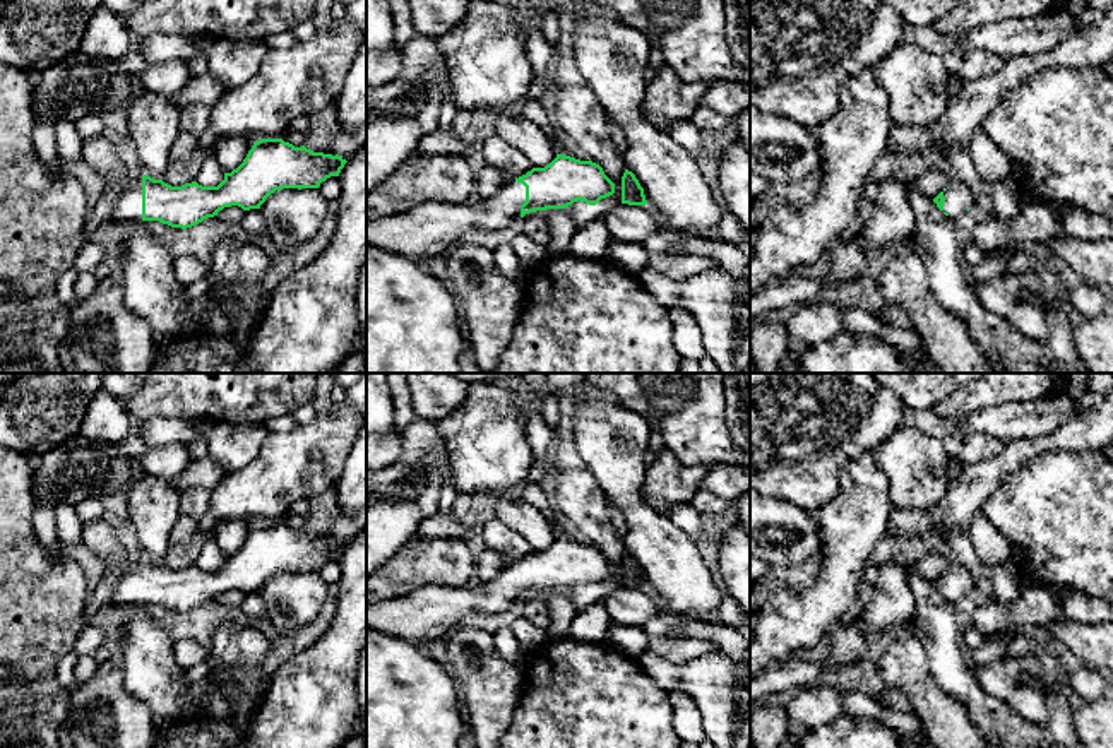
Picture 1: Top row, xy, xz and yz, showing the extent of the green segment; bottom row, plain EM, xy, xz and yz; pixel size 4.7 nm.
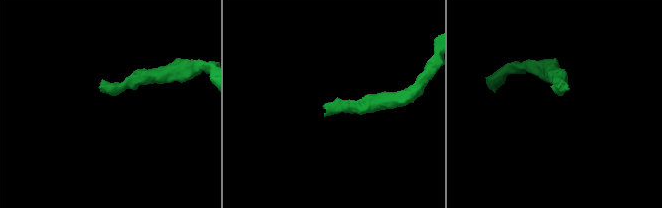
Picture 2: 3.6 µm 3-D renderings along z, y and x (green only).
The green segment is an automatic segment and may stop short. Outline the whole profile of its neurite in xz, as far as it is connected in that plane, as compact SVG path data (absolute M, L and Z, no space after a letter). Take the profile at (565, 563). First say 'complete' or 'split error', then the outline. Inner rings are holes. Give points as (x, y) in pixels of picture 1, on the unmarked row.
split error; M556 537L545 551L533 551L476 587L430 584L370 604L366 628L423 649L447 638L467 614L497 614L529 596L563 592L577 584L596 589L613 577L615 567L599 548Z

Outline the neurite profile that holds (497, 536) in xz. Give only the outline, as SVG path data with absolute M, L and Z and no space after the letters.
M497 517L485 524L481 536L483 548L500 553L507 565L515 563L534 551L524 537L509 529Z

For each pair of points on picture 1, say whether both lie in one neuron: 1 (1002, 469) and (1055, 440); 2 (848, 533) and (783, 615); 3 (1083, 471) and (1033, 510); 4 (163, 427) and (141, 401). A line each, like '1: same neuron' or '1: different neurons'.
1: same neuron
2: same neuron
3: same neuron
4: different neurons

